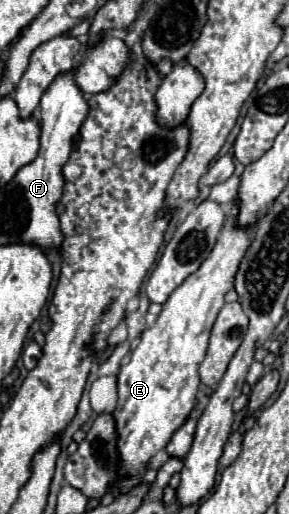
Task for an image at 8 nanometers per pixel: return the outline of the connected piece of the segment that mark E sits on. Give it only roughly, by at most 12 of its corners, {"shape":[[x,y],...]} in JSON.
{"shape":[[235,200],[207,260],[121,366],[113,412],[139,484],[195,408],[197,368],[255,232]]}

